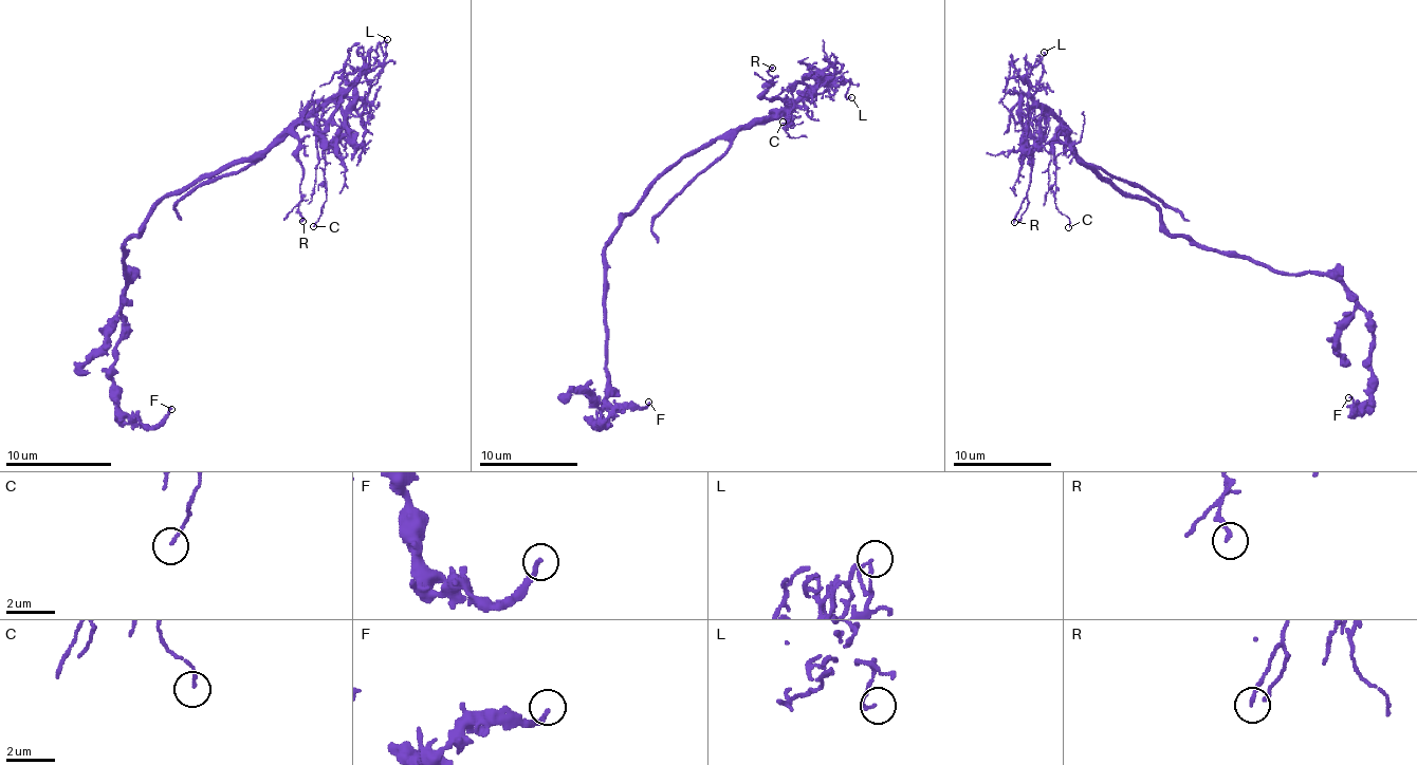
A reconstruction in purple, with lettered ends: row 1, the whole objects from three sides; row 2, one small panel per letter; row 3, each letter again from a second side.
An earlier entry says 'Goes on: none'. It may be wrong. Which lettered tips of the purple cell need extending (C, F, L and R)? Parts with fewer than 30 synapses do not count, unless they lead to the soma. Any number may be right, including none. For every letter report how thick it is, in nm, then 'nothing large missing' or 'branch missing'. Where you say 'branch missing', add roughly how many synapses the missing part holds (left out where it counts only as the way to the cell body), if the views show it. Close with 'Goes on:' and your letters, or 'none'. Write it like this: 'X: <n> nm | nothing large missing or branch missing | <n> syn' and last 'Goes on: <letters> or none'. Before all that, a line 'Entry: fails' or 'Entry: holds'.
Entry: holds
C: 100 nm | nothing large missing
F: 170 nm | nothing large missing
L: 100 nm | nothing large missing
R: 150 nm | nothing large missing
Goes on: none

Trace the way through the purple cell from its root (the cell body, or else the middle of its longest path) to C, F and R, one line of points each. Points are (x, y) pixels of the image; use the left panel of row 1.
C: (142, 229), (163, 198), (179, 194), (237, 161), (258, 161), (300, 124), (327, 147), (327, 200), (313, 226)
F: (142, 229), (124, 245), (126, 305), (115, 342), (113, 404), (126, 422), (147, 427), (171, 409)
R: (142, 229), (163, 198), (237, 161), (258, 161), (318, 108), (313, 103), (292, 129), (302, 168), (302, 221)

